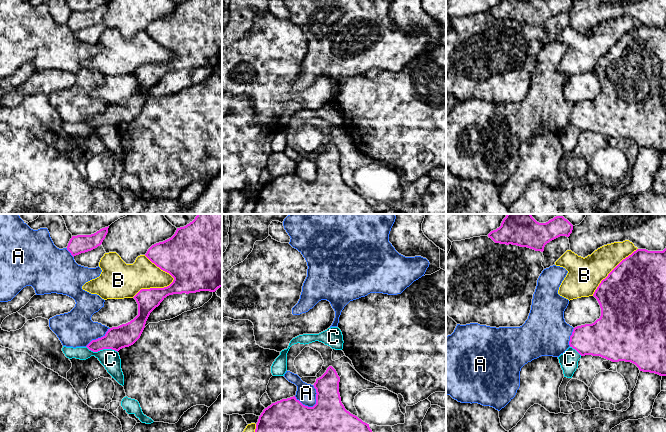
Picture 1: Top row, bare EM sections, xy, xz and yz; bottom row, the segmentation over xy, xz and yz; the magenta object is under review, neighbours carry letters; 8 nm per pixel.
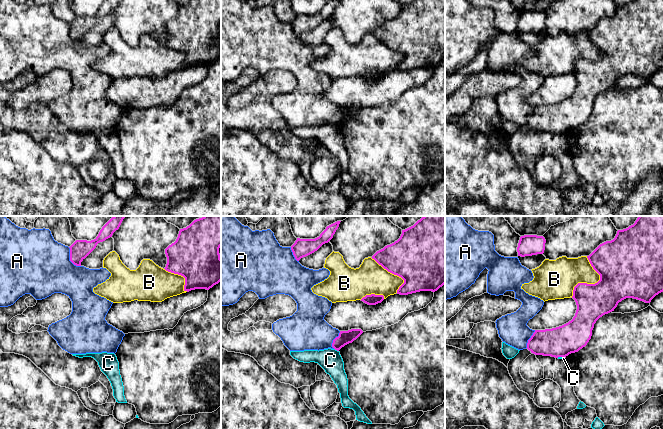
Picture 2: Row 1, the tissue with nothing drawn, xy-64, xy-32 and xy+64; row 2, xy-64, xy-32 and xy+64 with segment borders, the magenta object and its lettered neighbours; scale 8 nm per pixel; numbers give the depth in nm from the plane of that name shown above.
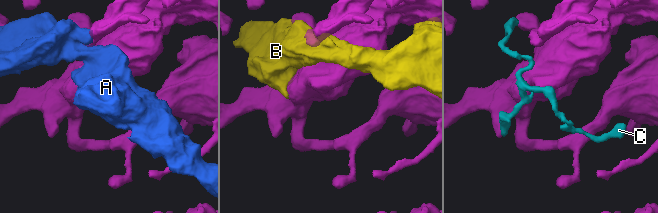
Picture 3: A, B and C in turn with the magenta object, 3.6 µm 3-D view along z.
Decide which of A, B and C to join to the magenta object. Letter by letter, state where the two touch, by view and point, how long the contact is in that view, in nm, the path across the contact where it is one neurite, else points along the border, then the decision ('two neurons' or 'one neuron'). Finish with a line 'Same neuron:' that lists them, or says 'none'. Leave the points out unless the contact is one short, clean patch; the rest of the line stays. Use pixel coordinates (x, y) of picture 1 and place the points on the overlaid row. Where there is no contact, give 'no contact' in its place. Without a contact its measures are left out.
A: contact xz (309, 407); length 190 nm; two neurons
B: contact xy (153, 288); length 380 nm; two neurons
C: contact xy (102, 349); length 260 nm; one neuron
Same neuron: C

